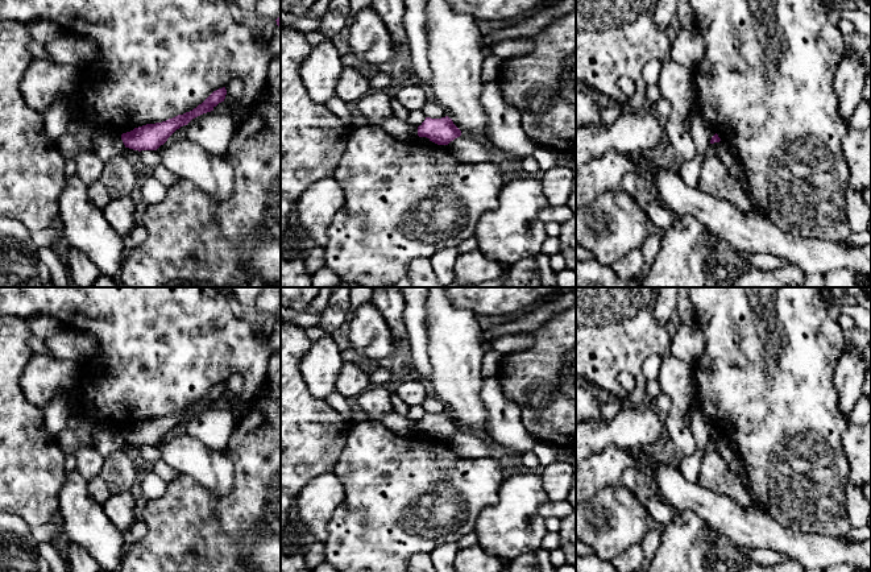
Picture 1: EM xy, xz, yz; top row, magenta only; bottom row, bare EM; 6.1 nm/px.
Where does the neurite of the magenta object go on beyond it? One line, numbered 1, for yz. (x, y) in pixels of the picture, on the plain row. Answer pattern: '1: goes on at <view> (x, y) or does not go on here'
1: does not go on here

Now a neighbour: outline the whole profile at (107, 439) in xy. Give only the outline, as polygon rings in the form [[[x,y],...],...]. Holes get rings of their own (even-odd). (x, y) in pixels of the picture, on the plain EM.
[[[108,423],[92,424],[91,435],[94,442],[94,448],[103,457],[109,456],[112,452],[119,451],[125,445],[121,430]]]

